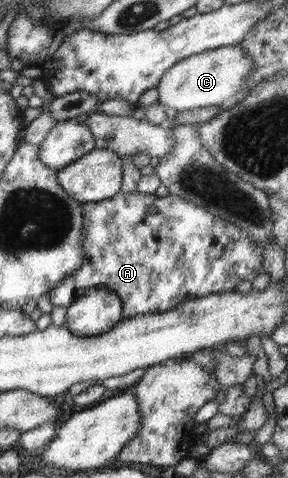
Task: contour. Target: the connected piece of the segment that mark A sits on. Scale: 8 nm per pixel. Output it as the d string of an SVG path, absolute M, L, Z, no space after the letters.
M120 190L110 200L82 202L81 208L85 217L82 236L84 260L80 262L80 268L70 272L62 282L49 290L48 295L54 306L68 308L84 292L104 287L122 299L122 318L132 318L172 310L188 299L235 290L240 280L252 282L259 274L264 273L262 252L244 230L179 196L168 194L159 197L138 192L128 194Z

